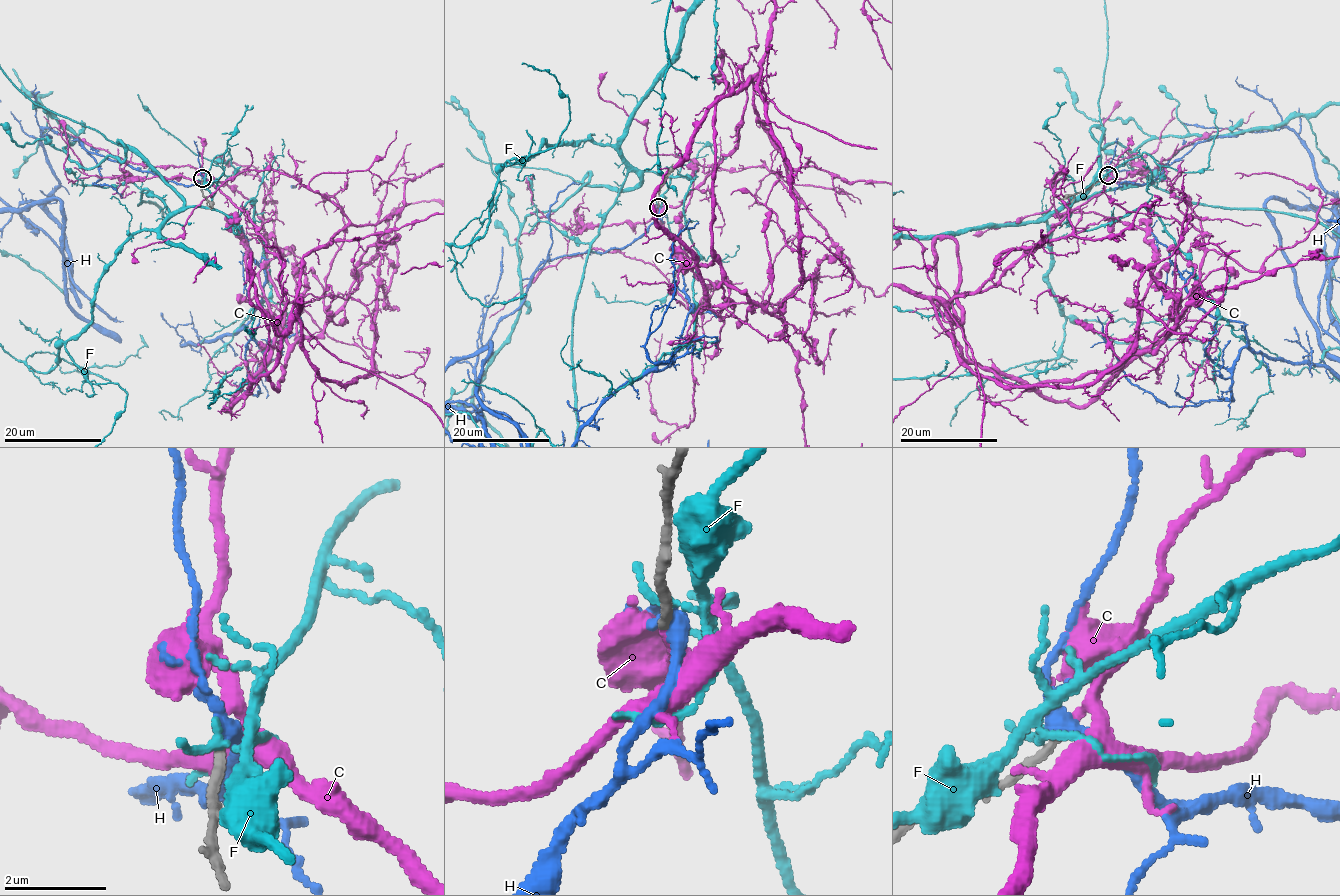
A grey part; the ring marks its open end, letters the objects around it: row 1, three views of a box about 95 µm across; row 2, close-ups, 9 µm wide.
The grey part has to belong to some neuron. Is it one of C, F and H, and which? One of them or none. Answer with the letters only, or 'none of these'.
C

